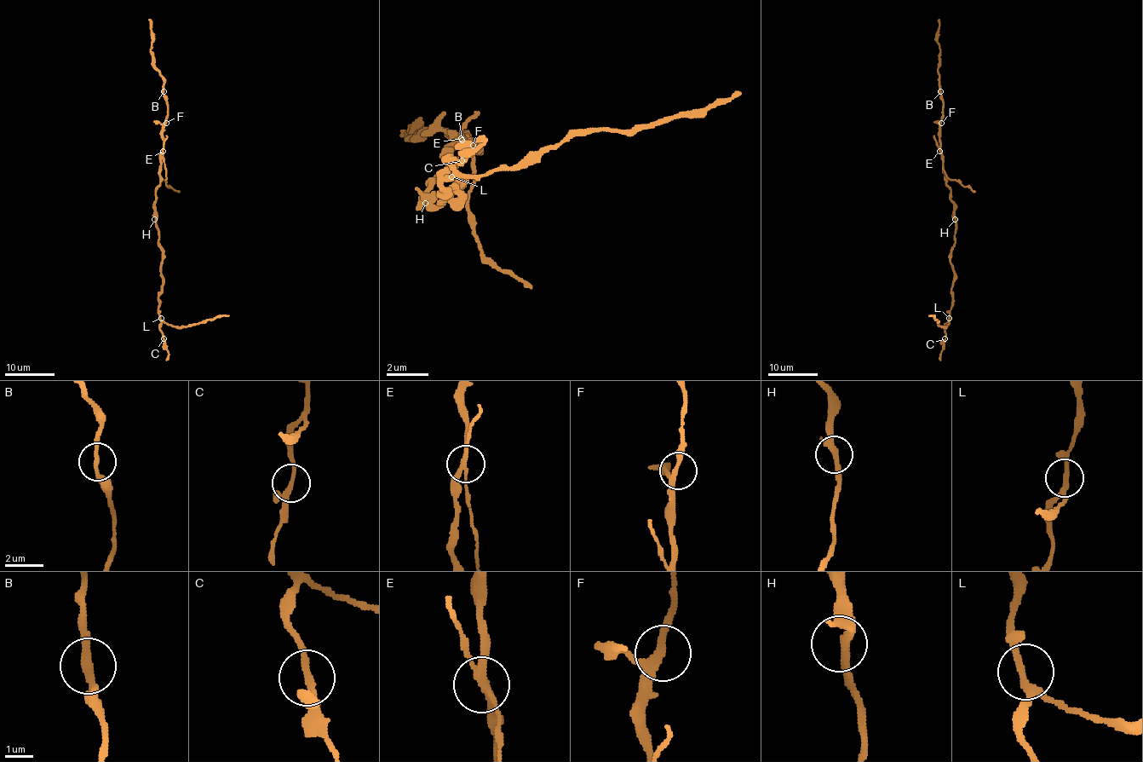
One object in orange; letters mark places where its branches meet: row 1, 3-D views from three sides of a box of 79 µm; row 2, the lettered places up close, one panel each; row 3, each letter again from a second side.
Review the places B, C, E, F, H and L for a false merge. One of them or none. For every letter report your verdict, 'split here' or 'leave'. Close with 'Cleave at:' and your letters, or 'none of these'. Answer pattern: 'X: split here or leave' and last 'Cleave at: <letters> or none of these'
B: leave
C: leave
E: split here
F: leave
H: leave
L: leave
Cleave at: E

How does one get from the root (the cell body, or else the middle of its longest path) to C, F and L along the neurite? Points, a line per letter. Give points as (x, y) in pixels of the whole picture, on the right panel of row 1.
C: (954, 205), (956, 229), (950, 259), (954, 284), (950, 320), (944, 325), (944, 338)
F: (954, 205), (943, 166), (941, 123)
L: (954, 205), (956, 229), (950, 259), (954, 284), (949, 318)

